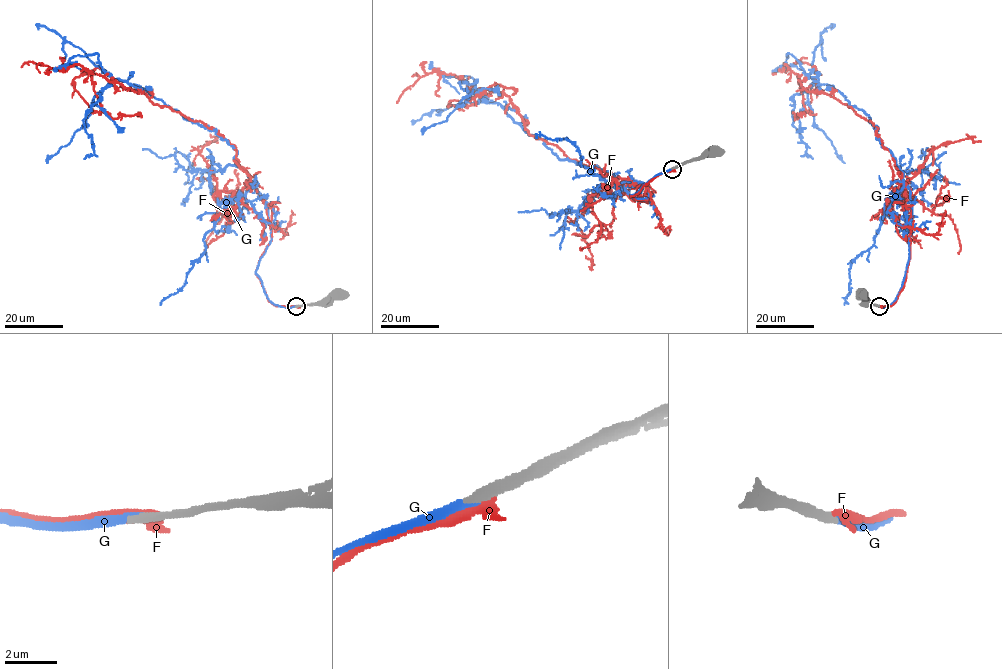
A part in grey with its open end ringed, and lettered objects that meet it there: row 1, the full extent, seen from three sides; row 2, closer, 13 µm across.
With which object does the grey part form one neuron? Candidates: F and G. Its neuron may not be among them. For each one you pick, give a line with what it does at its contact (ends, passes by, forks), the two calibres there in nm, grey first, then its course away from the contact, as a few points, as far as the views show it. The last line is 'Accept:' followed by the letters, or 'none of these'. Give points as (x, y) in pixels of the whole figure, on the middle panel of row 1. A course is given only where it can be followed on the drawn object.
G: It ends there. Thickness 360 nm (grey) against 320 nm. Its course: (672, 169), (631, 195), (646, 200), (632, 199), (607, 172), (560, 160), (478, 96), (422, 134)
Accept: G

